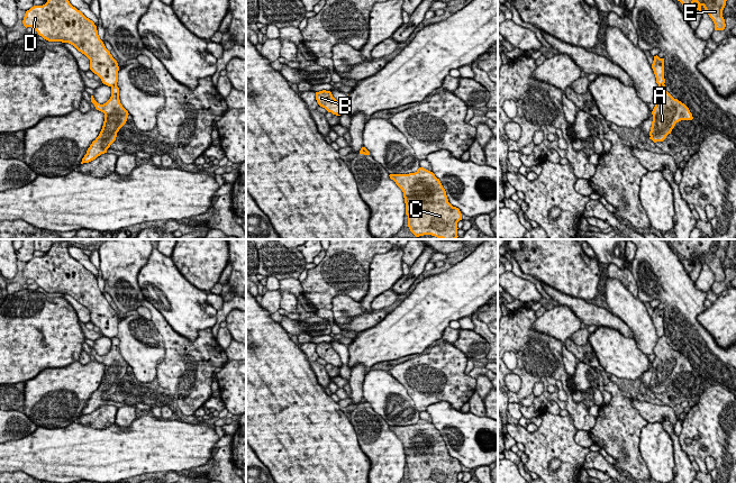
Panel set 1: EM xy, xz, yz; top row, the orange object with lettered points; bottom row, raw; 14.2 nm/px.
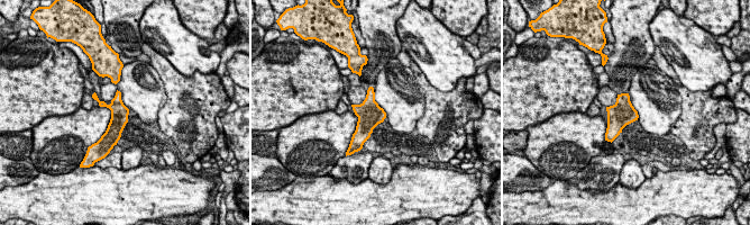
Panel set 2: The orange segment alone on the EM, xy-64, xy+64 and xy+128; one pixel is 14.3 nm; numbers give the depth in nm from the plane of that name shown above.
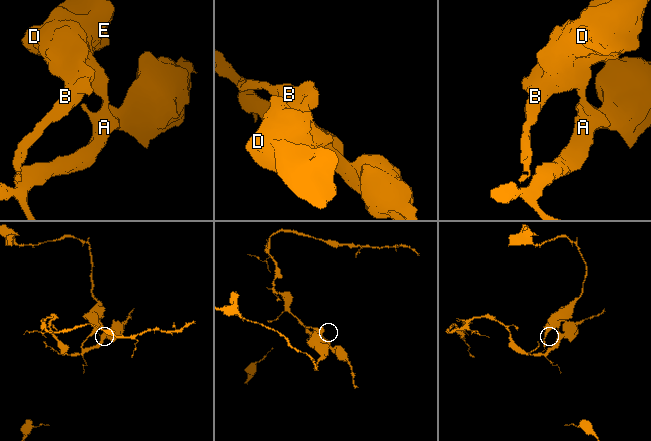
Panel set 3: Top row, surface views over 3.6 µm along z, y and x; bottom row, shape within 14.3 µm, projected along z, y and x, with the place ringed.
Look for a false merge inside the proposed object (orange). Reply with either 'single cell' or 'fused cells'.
fused cells

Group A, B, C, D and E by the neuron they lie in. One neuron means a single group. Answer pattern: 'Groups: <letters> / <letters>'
Groups: A C / B D E

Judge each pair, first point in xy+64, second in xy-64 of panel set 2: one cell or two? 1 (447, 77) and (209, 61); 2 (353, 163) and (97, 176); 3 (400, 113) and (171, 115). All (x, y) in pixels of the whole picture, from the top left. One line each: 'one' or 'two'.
1: one
2: two
3: two

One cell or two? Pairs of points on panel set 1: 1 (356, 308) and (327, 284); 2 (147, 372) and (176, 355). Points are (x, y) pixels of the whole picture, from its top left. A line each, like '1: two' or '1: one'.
1: two
2: two

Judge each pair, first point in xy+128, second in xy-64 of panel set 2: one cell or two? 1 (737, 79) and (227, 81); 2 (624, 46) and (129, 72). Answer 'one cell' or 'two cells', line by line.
1: one cell
2: two cells

